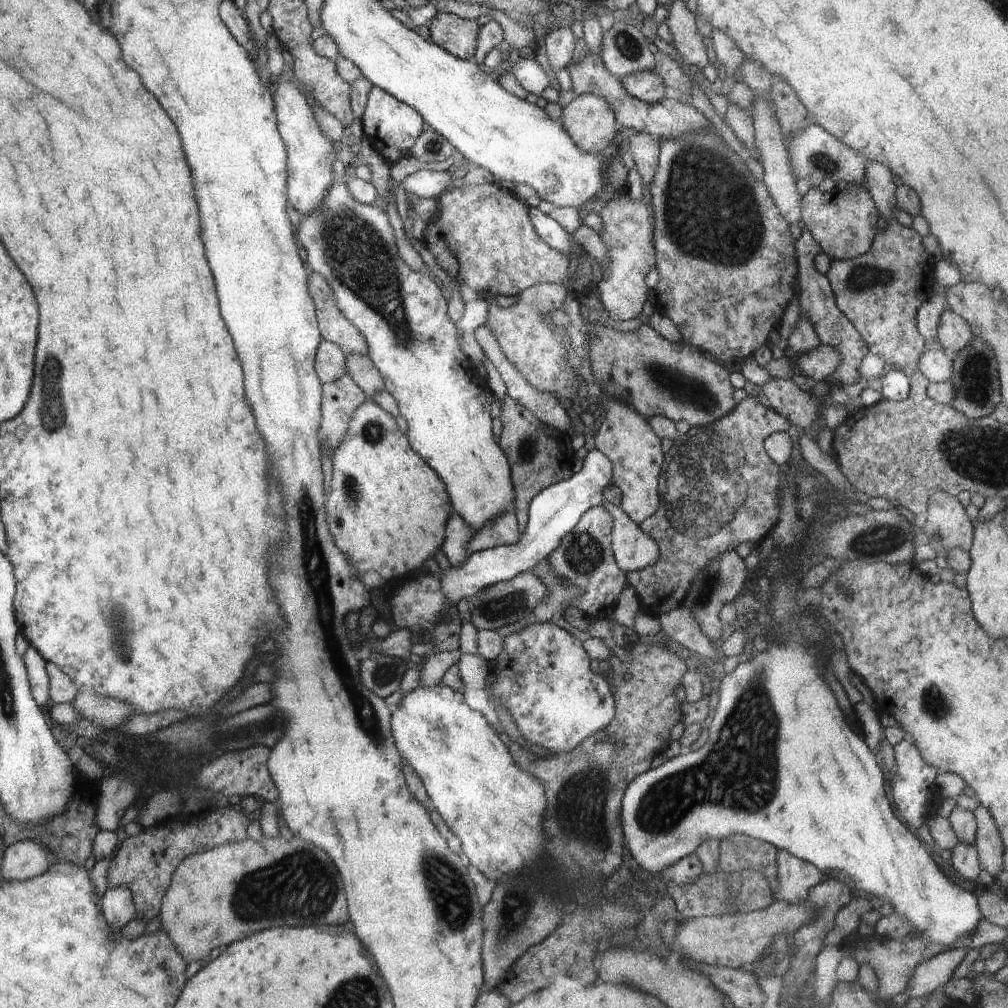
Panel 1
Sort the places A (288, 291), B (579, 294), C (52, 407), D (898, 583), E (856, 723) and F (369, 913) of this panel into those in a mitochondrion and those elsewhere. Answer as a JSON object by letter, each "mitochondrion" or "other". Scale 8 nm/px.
{"A":"other","B":"other","C":"mitochondrion","D":"other","E":"other","F":"other"}

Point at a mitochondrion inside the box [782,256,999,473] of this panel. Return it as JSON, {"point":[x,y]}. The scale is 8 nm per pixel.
{"point":[975,385]}

